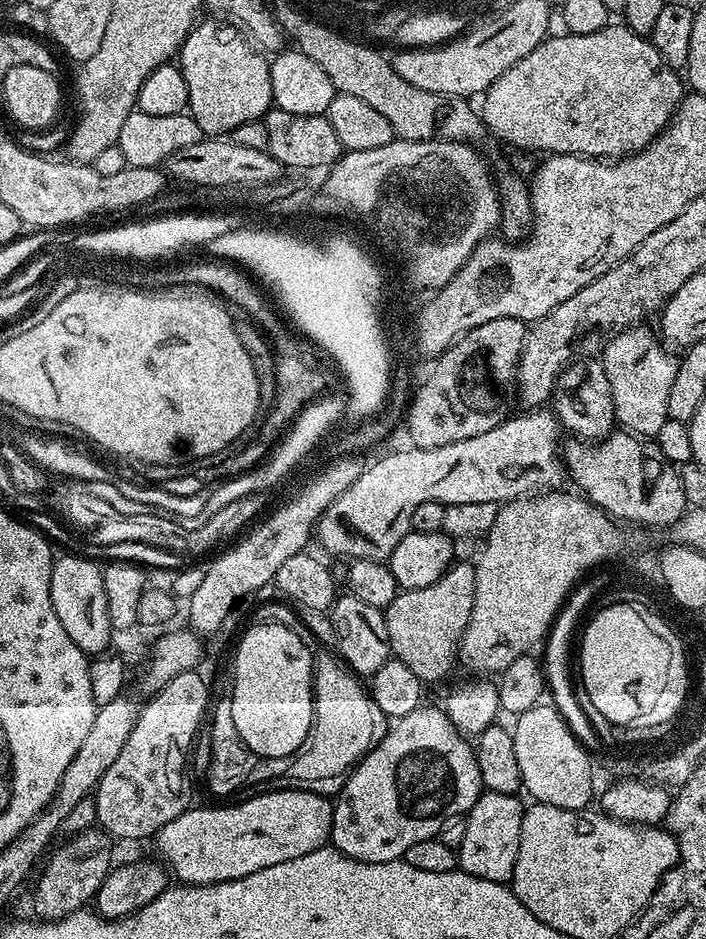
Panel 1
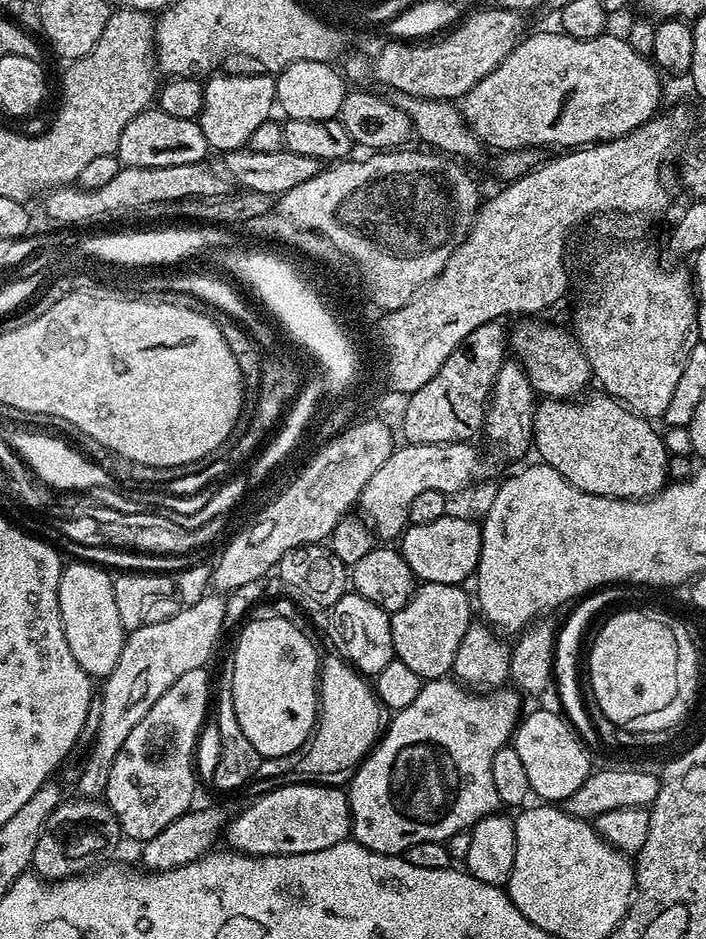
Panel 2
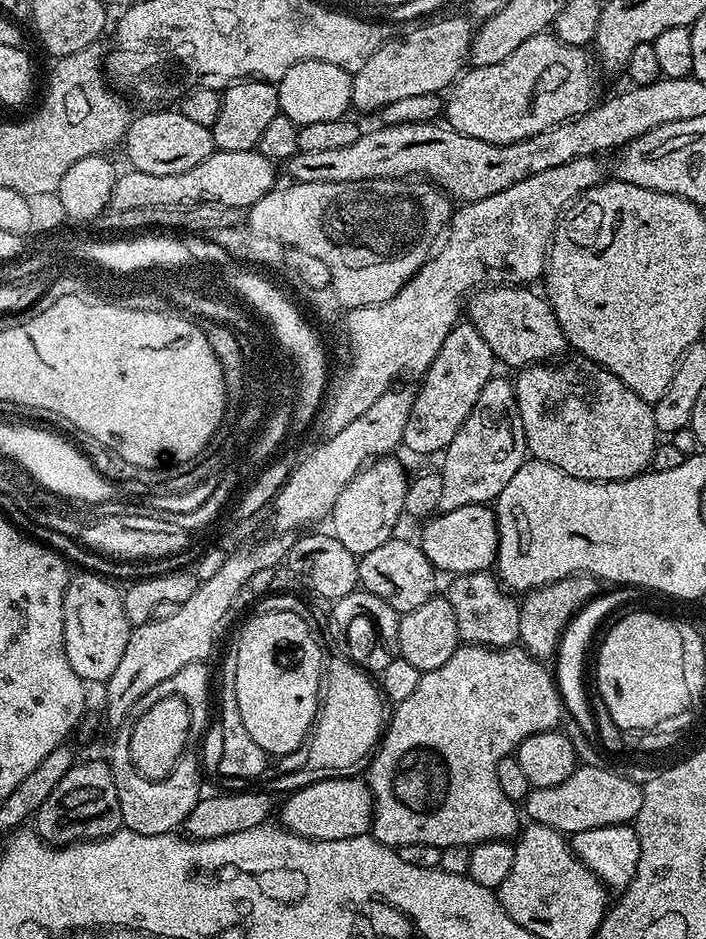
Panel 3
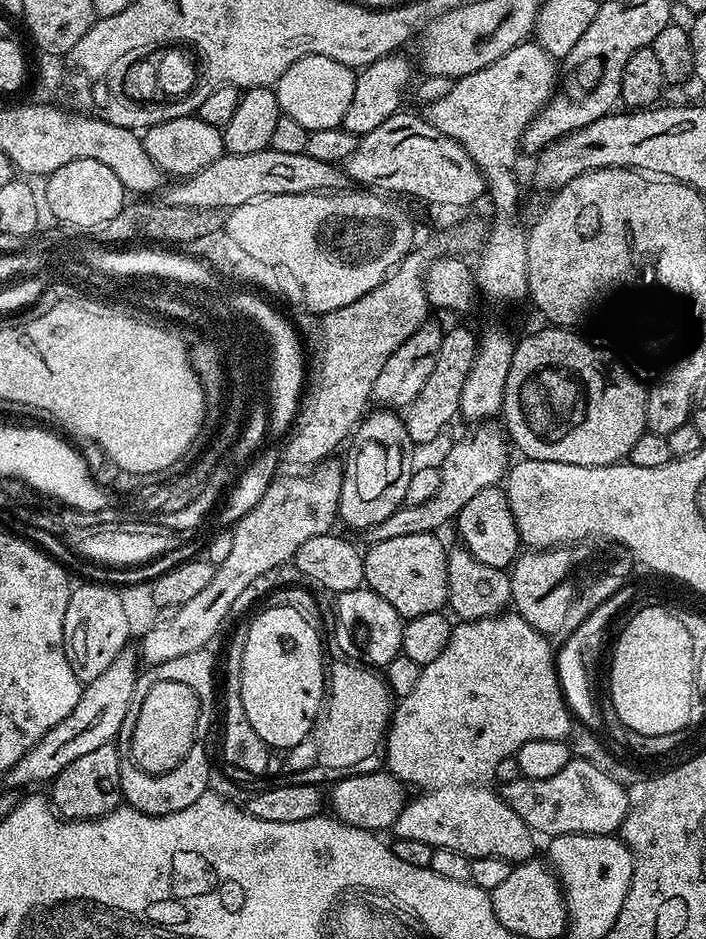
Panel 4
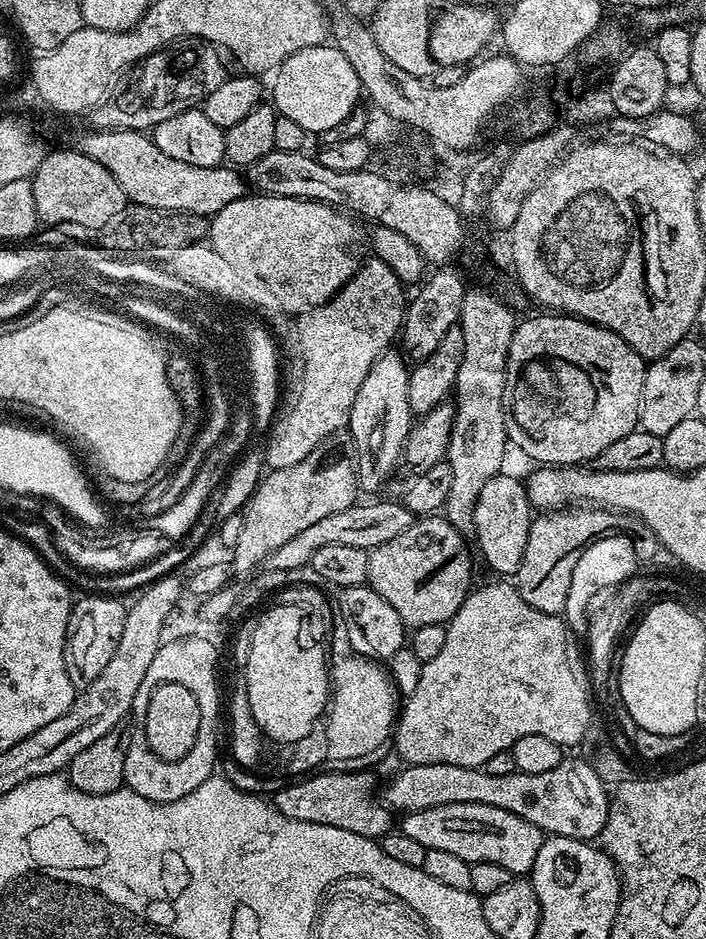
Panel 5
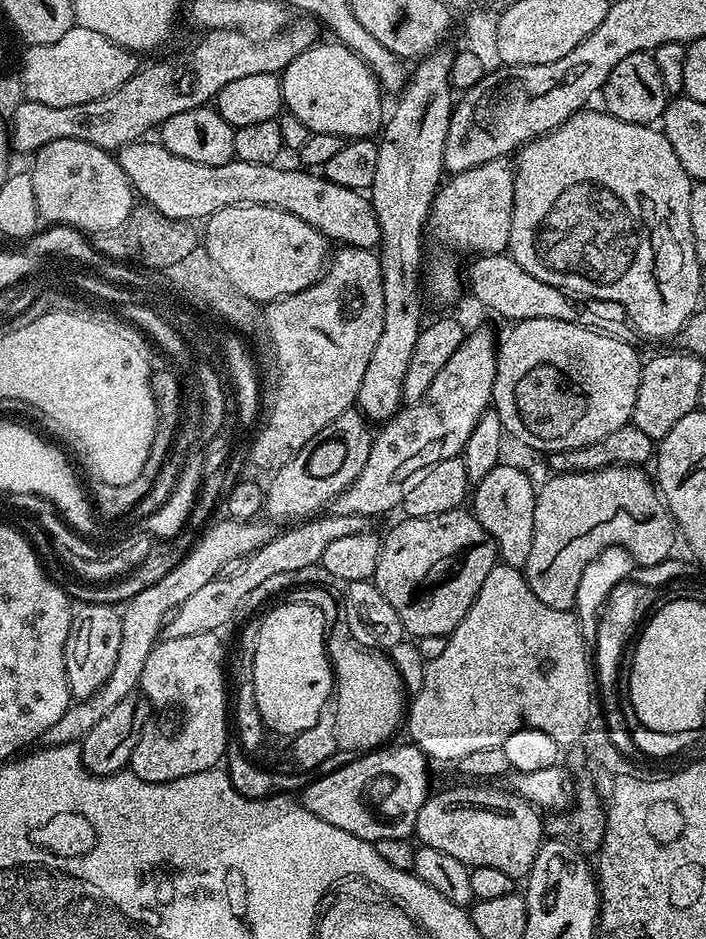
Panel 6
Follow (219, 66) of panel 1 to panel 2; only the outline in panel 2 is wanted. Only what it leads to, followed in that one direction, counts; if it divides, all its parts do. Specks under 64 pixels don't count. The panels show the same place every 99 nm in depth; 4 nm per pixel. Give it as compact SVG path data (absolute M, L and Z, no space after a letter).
M212 74L203 81L204 101L198 117L202 134L206 134L206 142L213 153L223 154L236 152L240 148L248 147L250 134L254 134L257 126L262 122L273 119L276 103L276 76L272 74L255 74L256 76L220 76Z

